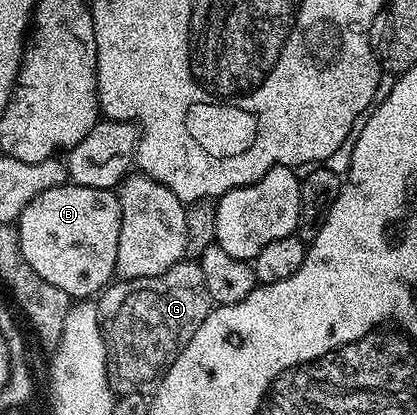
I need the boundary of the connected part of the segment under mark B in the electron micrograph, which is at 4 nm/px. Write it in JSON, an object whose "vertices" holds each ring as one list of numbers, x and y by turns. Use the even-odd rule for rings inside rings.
{"vertices":[[73,183,62,184,59,188,45,190,19,216,17,221,21,254,25,262,45,282,57,286,72,298,91,298,91,295,102,293,112,283,116,275,117,242,121,238,121,206,118,195,105,188,86,188]]}

